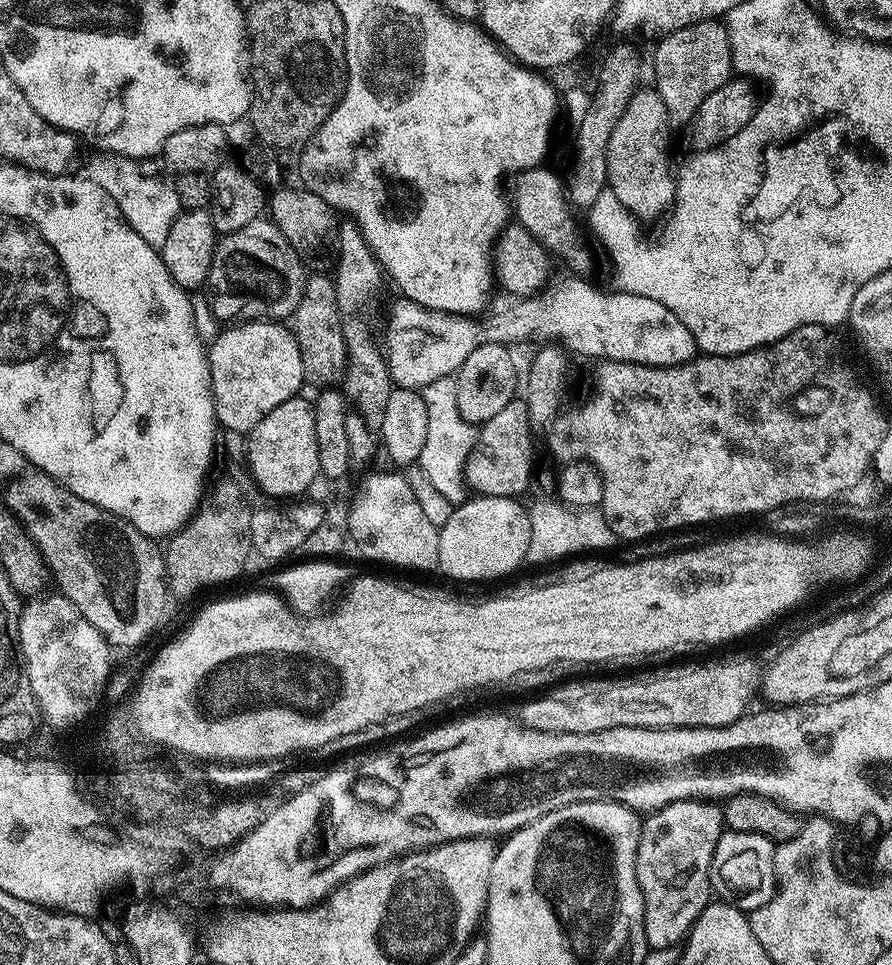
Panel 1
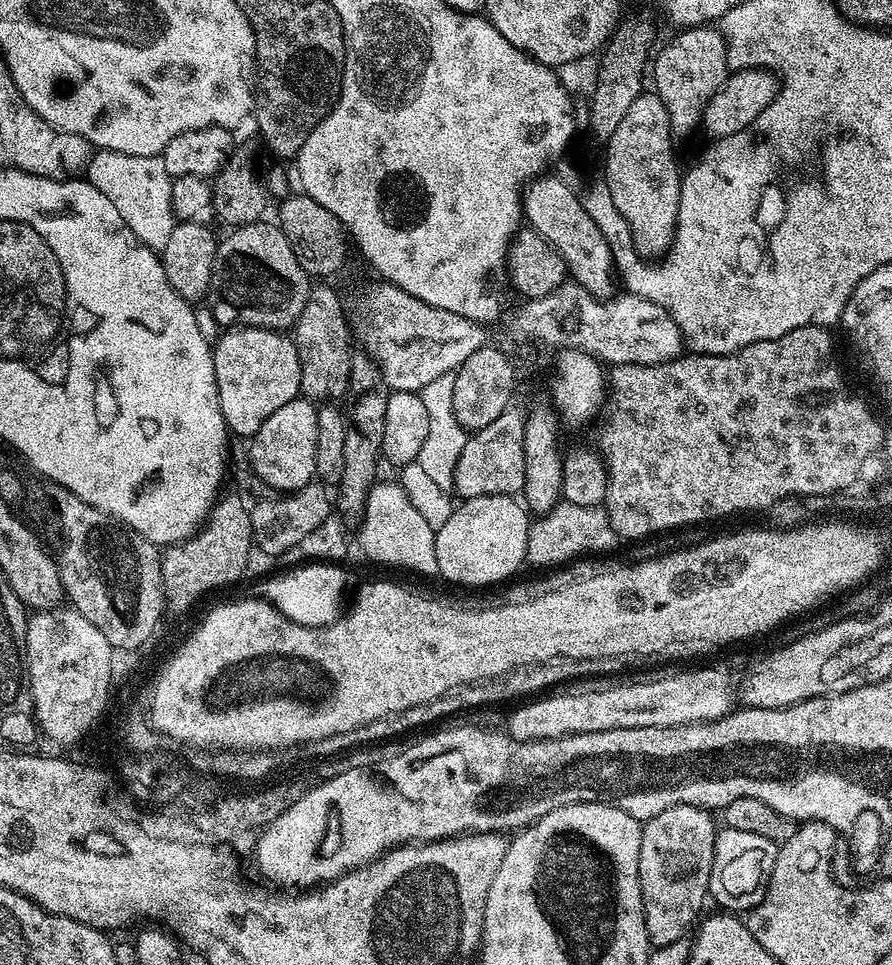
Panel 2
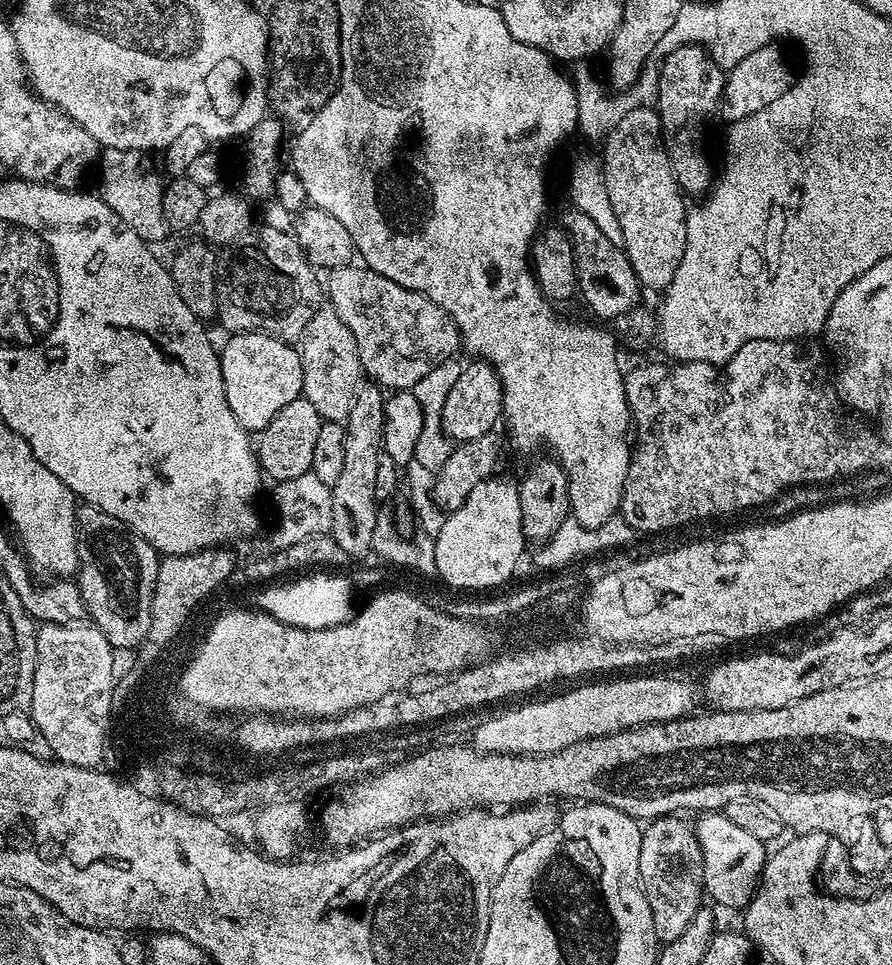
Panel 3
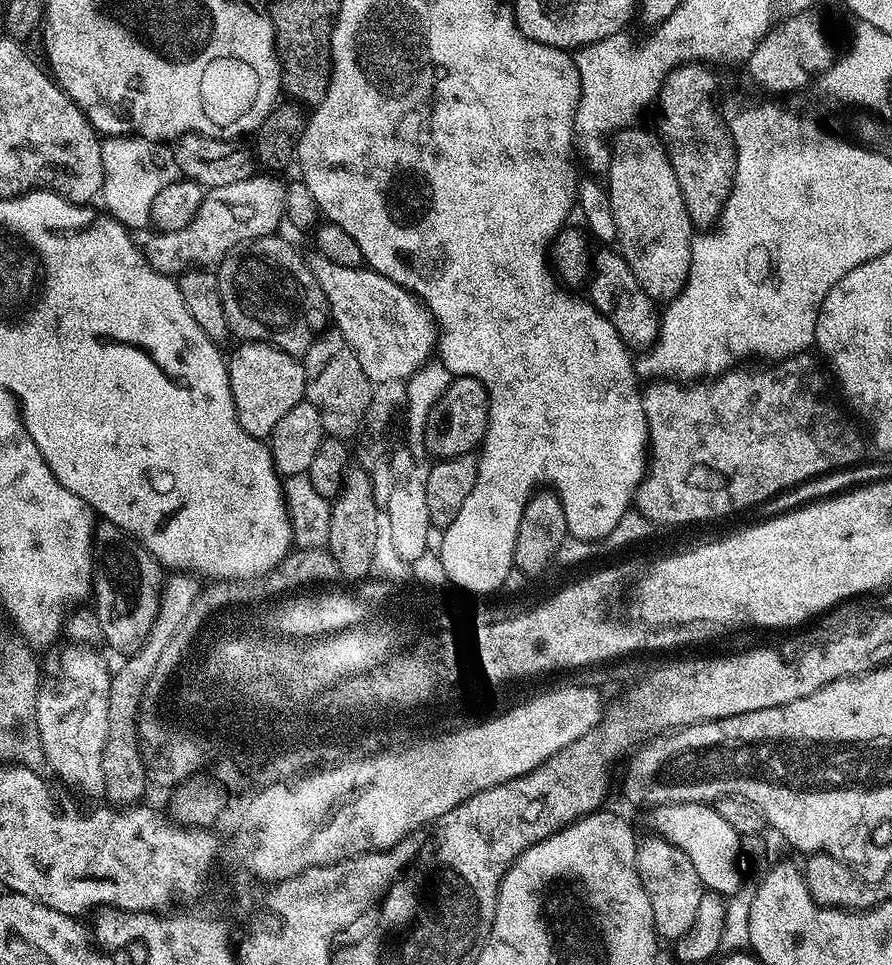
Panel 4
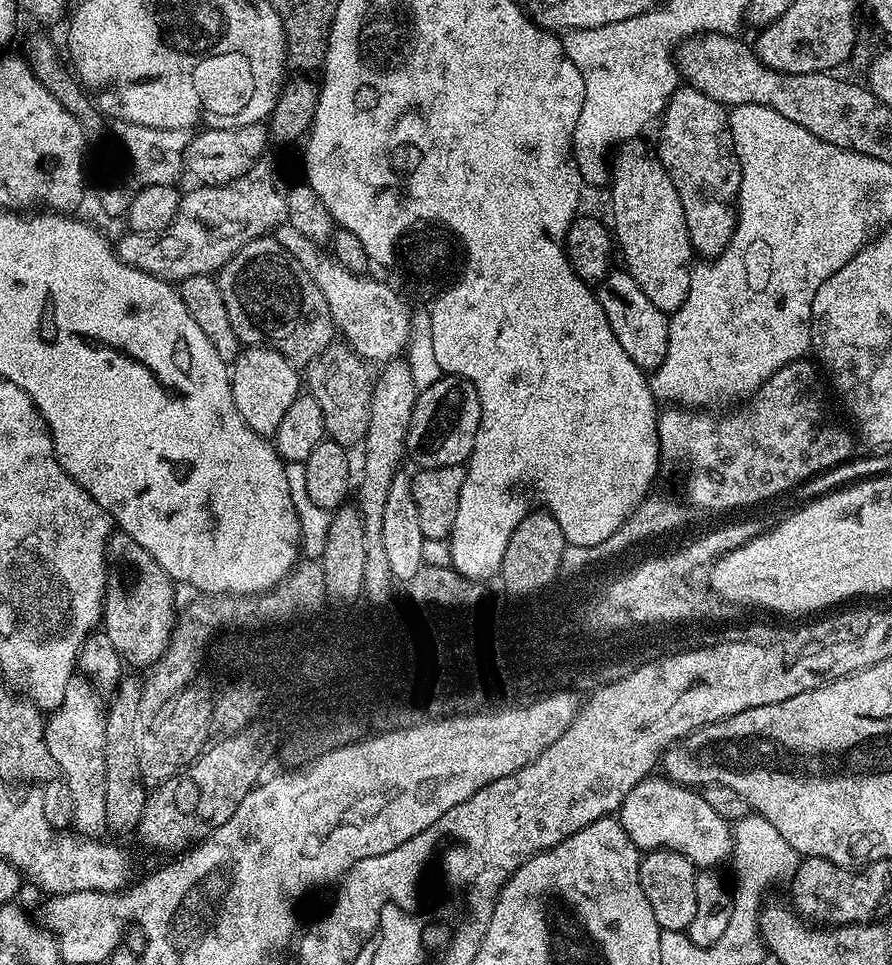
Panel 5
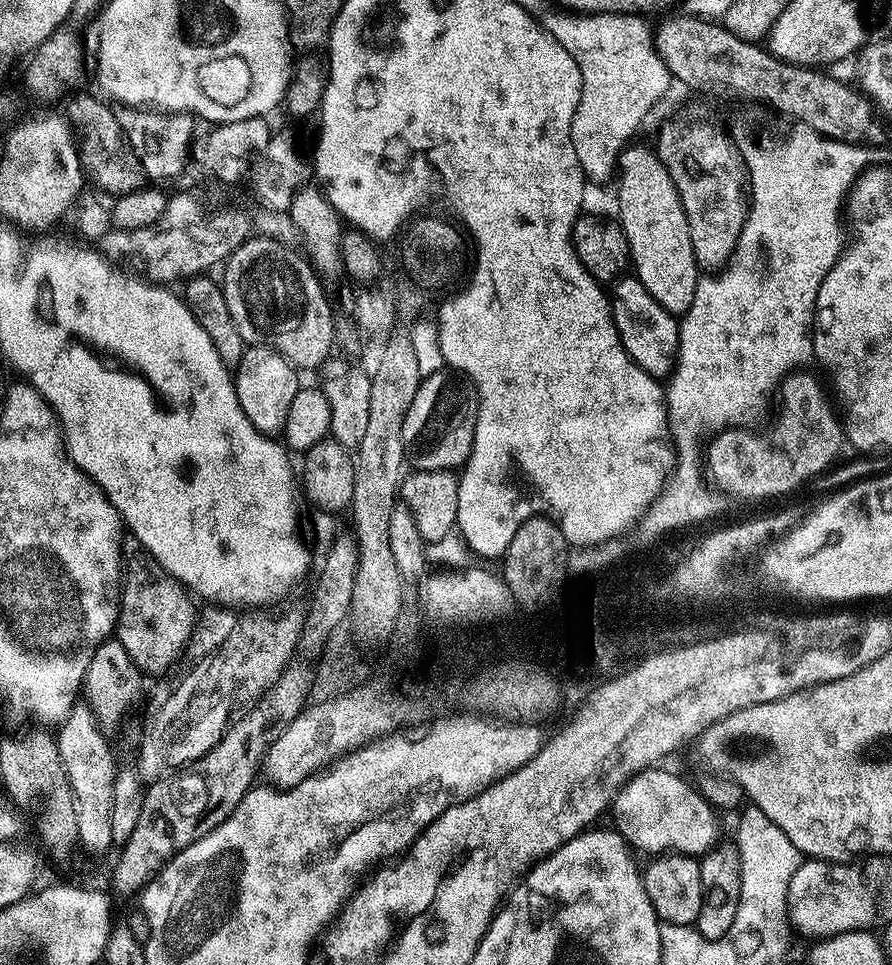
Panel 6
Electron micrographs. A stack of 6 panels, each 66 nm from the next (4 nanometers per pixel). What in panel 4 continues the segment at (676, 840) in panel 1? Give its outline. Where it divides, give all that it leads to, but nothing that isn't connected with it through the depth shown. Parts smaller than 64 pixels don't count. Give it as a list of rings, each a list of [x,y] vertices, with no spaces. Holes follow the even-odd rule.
[[[655,834],[649,837],[649,840],[639,841],[636,869],[646,890],[646,898],[650,898],[657,937],[664,939],[665,936],[669,942],[675,942],[682,934],[686,934],[686,930],[690,930],[690,925],[698,914],[698,902],[702,902],[702,894],[706,889],[700,883],[698,870],[694,870],[694,862],[690,862],[688,855],[678,845]]]

